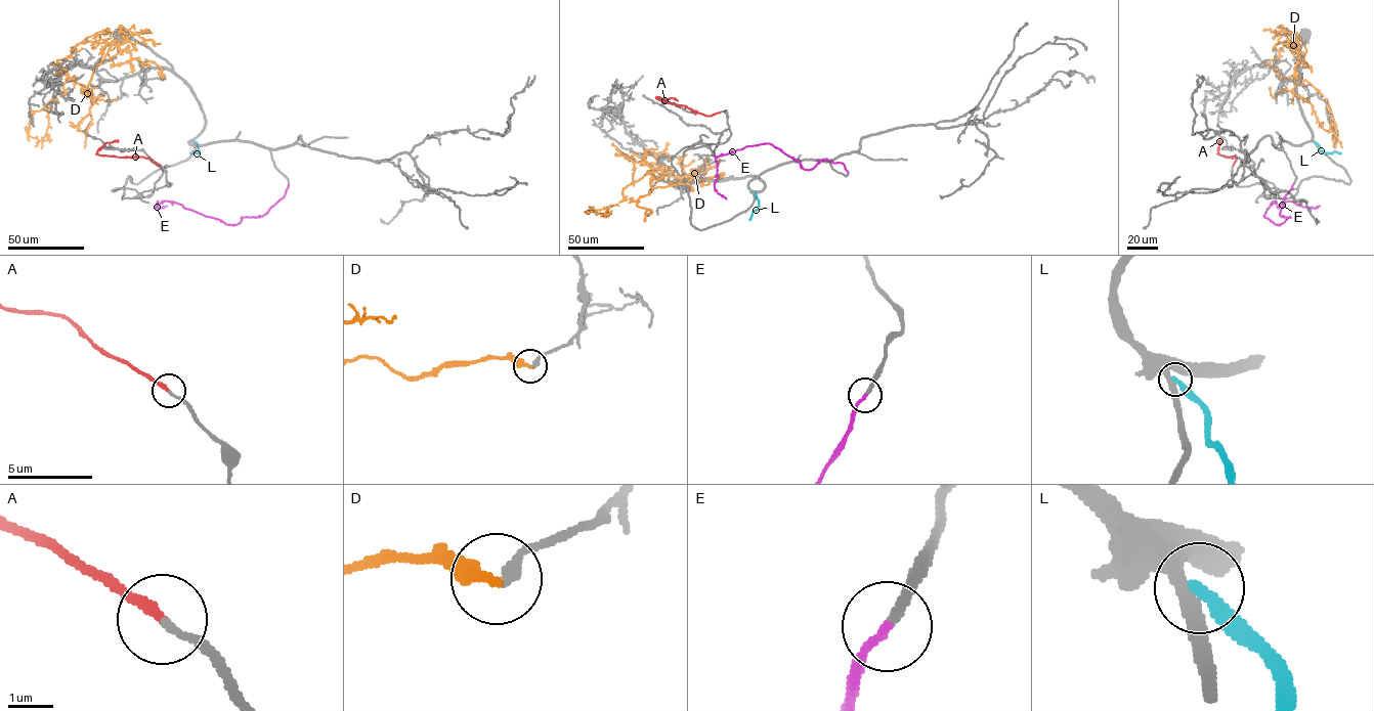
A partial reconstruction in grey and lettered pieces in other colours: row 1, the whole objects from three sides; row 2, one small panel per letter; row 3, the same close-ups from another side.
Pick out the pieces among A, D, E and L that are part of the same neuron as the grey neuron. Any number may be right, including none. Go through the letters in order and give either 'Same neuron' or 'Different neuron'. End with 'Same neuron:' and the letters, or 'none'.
A: Same neuron
D: Different neuron
E: Same neuron
L: Different neuron
Same neuron: A, E

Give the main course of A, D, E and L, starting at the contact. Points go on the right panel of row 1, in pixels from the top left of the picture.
A: (1233, 166), (1236, 158), (1226, 157), (1218, 151), (1220, 140)
D: (1305, 100), (1310, 101), (1294, 92), (1295, 86), (1302, 80), (1327, 99), (1334, 140), (1335, 134), (1336, 137)
E: (1293, 184), (1280, 213), (1290, 217), (1277, 224), (1263, 216), (1275, 201), (1279, 206), (1291, 201), (1320, 206)
L: (1314, 142), (1324, 152), (1340, 153)

